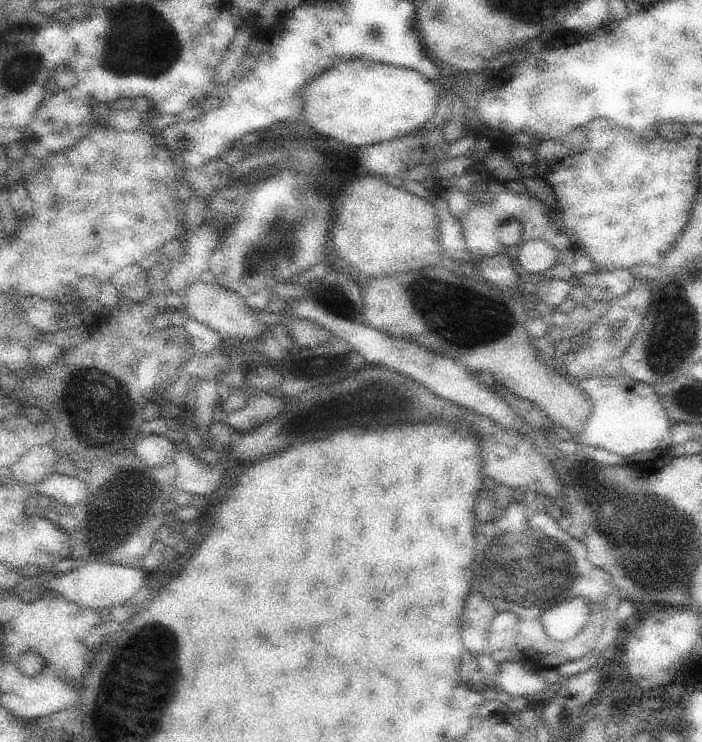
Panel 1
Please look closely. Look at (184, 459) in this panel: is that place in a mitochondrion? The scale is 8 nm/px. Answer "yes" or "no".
no

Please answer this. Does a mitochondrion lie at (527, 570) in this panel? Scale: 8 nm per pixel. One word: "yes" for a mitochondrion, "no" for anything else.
yes

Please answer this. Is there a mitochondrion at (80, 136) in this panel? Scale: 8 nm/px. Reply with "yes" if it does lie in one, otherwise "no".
no

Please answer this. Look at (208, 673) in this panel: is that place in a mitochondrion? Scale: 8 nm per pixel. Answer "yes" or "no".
no

